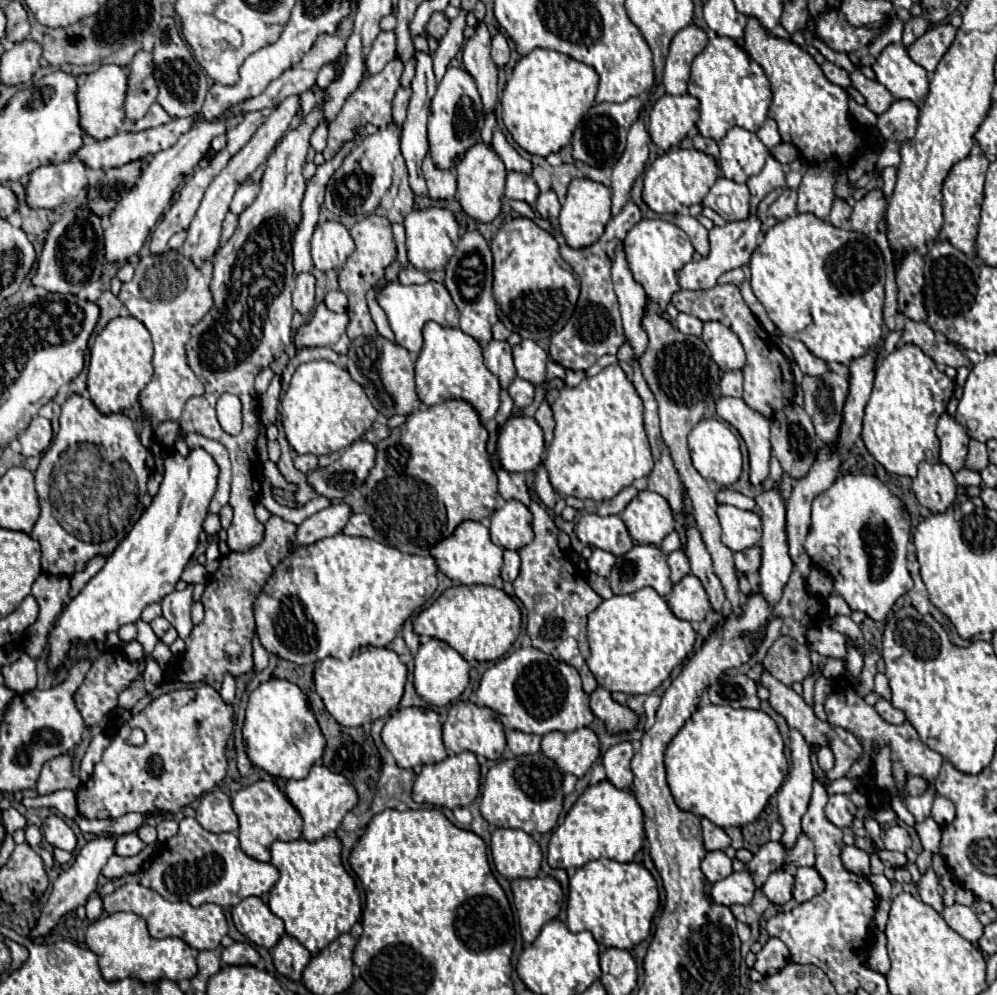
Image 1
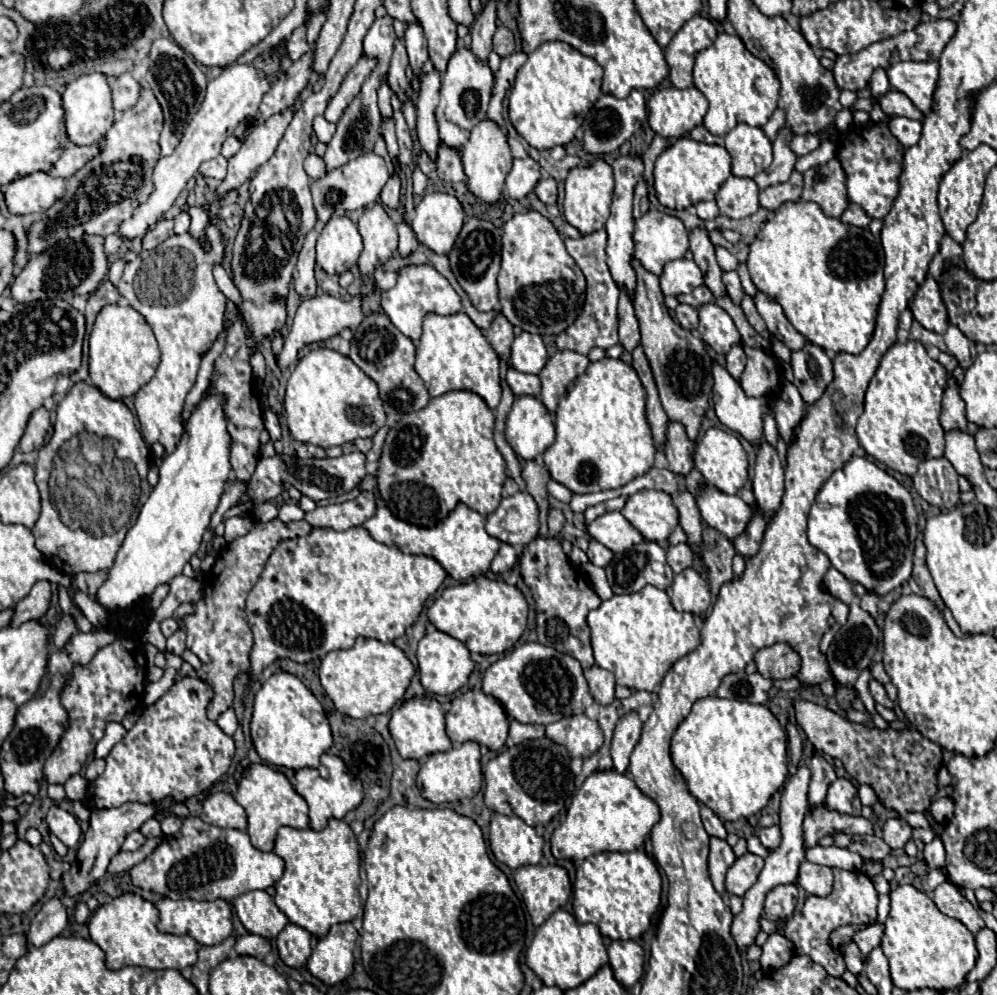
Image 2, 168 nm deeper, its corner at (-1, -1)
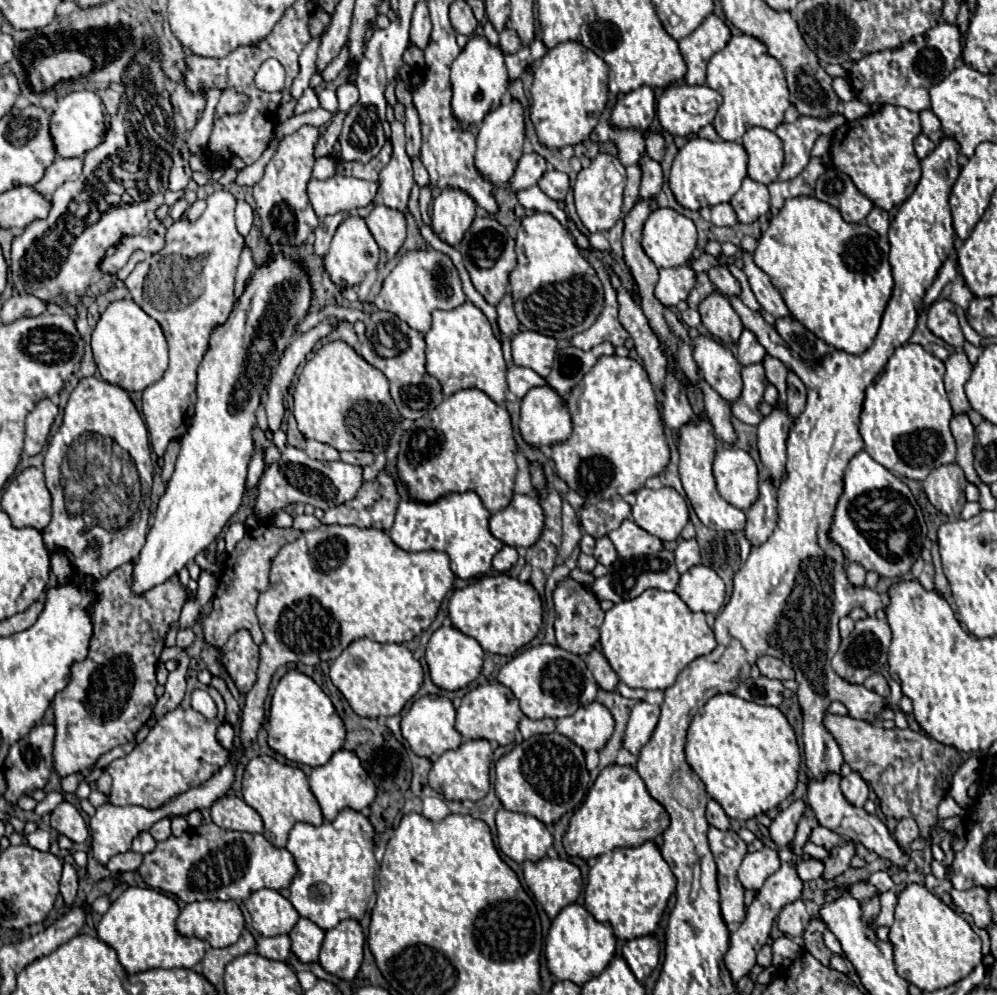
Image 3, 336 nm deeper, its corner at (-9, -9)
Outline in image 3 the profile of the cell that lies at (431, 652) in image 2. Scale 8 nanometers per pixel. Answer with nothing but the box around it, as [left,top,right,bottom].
[426,626,484,690]

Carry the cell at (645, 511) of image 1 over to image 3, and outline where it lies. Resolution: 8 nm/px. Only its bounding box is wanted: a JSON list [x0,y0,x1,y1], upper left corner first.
[632,486,688,540]

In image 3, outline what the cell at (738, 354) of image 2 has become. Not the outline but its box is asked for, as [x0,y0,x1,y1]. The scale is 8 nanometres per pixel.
[736,330,766,366]

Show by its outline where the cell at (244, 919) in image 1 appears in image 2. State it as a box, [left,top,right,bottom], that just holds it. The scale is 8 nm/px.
[232,890,288,940]

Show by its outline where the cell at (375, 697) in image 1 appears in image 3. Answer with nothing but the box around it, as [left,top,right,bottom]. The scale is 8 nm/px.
[330,638,422,718]

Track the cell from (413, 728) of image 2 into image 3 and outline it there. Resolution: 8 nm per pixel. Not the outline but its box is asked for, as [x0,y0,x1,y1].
[402,696,462,758]

